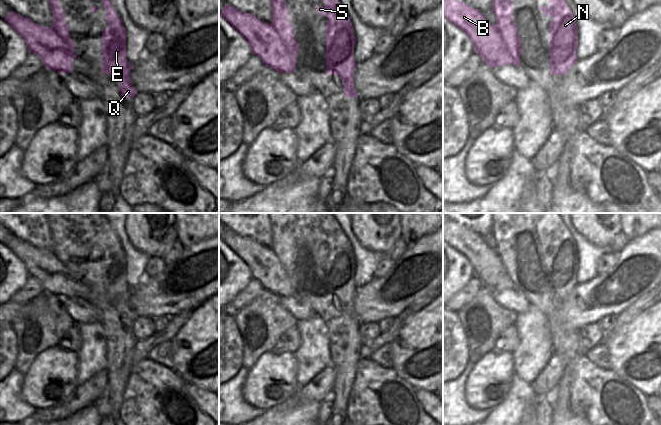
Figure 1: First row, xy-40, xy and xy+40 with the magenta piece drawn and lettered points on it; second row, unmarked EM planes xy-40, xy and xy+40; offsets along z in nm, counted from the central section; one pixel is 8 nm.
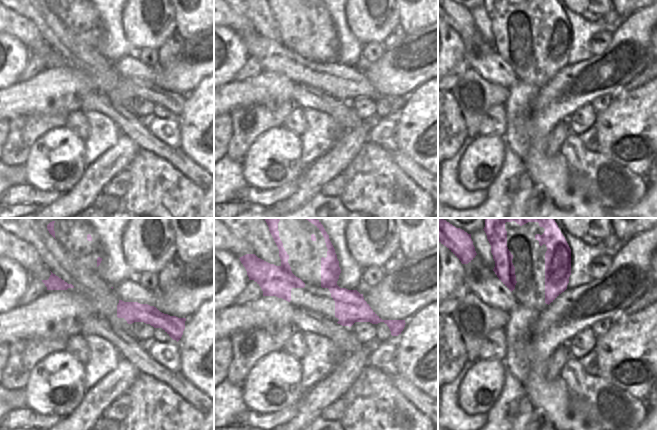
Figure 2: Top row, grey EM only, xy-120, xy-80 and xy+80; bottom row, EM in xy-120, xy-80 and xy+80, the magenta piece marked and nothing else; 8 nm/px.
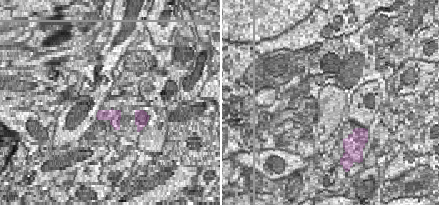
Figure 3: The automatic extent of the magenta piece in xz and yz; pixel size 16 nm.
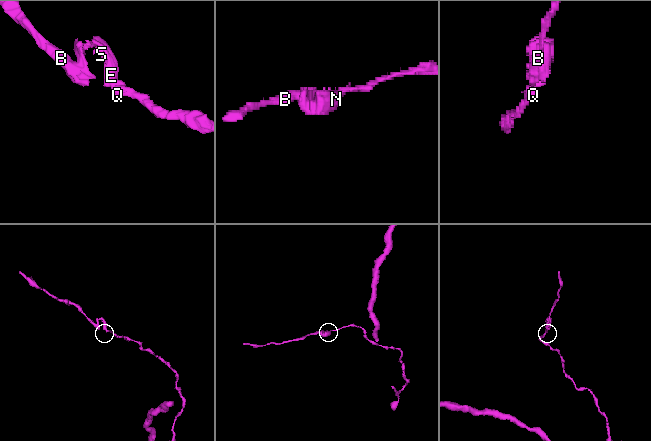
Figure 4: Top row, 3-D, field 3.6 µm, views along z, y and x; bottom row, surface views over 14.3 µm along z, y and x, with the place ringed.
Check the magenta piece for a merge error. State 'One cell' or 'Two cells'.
Two cells

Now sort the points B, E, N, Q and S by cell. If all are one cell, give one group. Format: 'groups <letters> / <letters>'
groups B / E N Q S

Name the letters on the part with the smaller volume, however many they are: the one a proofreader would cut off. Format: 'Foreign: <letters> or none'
Foreign: E, N, Q, S

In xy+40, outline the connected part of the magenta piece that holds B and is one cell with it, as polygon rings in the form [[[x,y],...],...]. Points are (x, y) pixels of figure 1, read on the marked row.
[[[443,0],[443,16],[459,27],[470,38],[474,44],[474,51],[489,67],[499,67],[514,63],[514,58],[510,54],[497,26],[489,23],[477,9],[459,0]]]

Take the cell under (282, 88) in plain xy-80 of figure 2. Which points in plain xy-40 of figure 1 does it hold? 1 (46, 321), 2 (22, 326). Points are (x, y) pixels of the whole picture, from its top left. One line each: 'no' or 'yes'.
1: no
2: no

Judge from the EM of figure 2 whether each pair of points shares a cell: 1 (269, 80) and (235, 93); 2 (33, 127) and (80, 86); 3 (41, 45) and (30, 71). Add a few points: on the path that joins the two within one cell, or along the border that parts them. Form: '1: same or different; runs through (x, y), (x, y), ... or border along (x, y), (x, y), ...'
1: same; runs through (261, 88), (243, 93)
2: different; border along (66, 113), (28, 113), (25, 116)
3: different; border along (31, 53), (41, 57)

